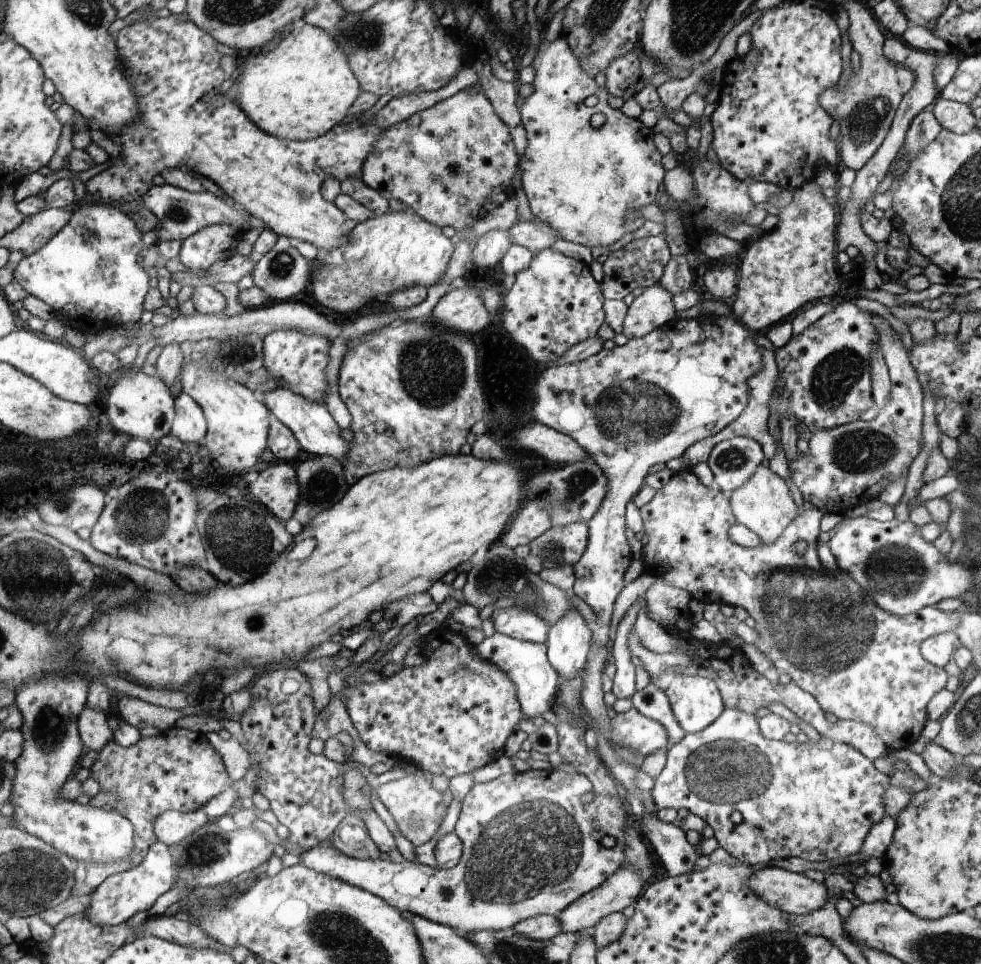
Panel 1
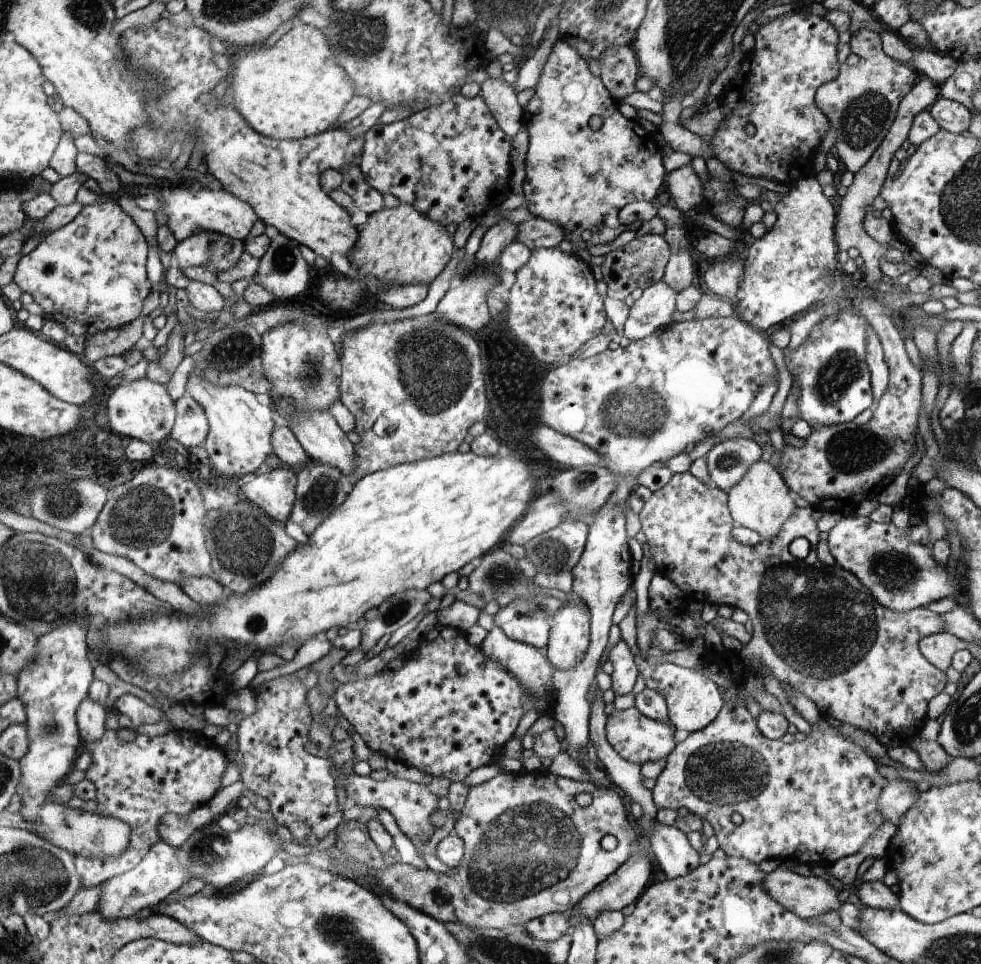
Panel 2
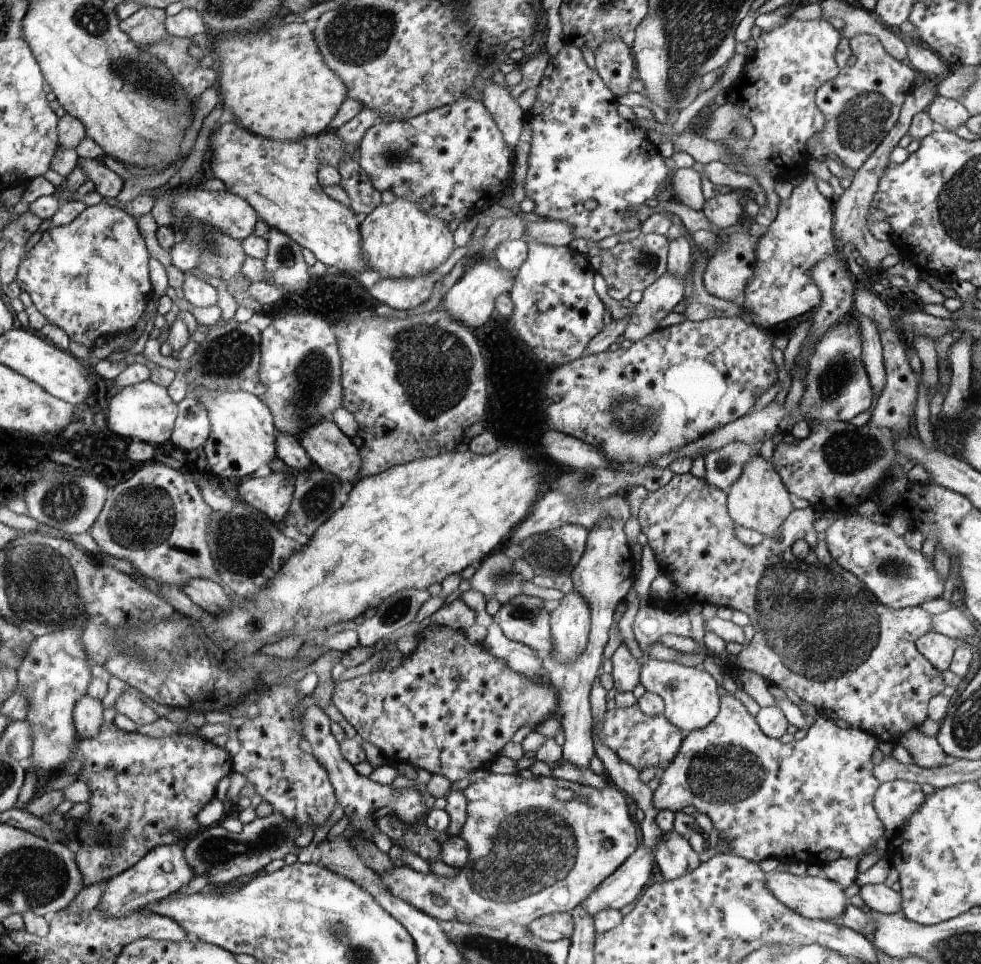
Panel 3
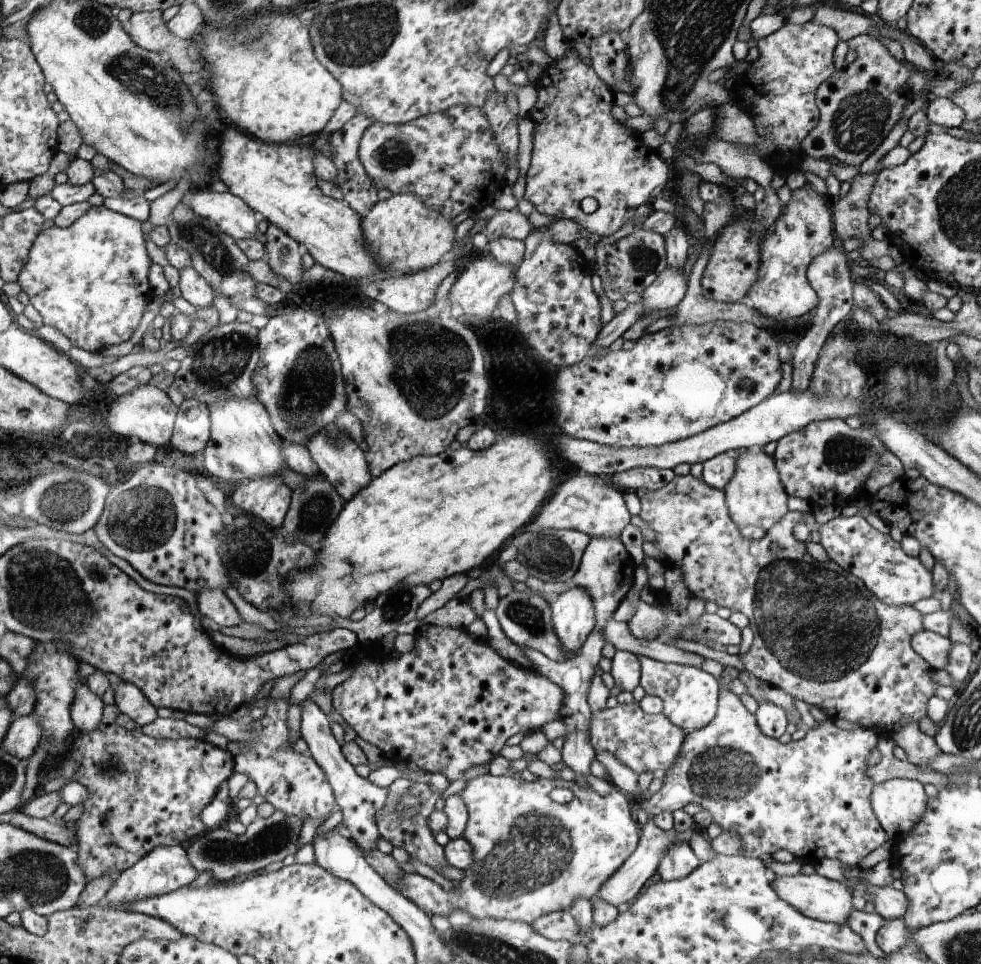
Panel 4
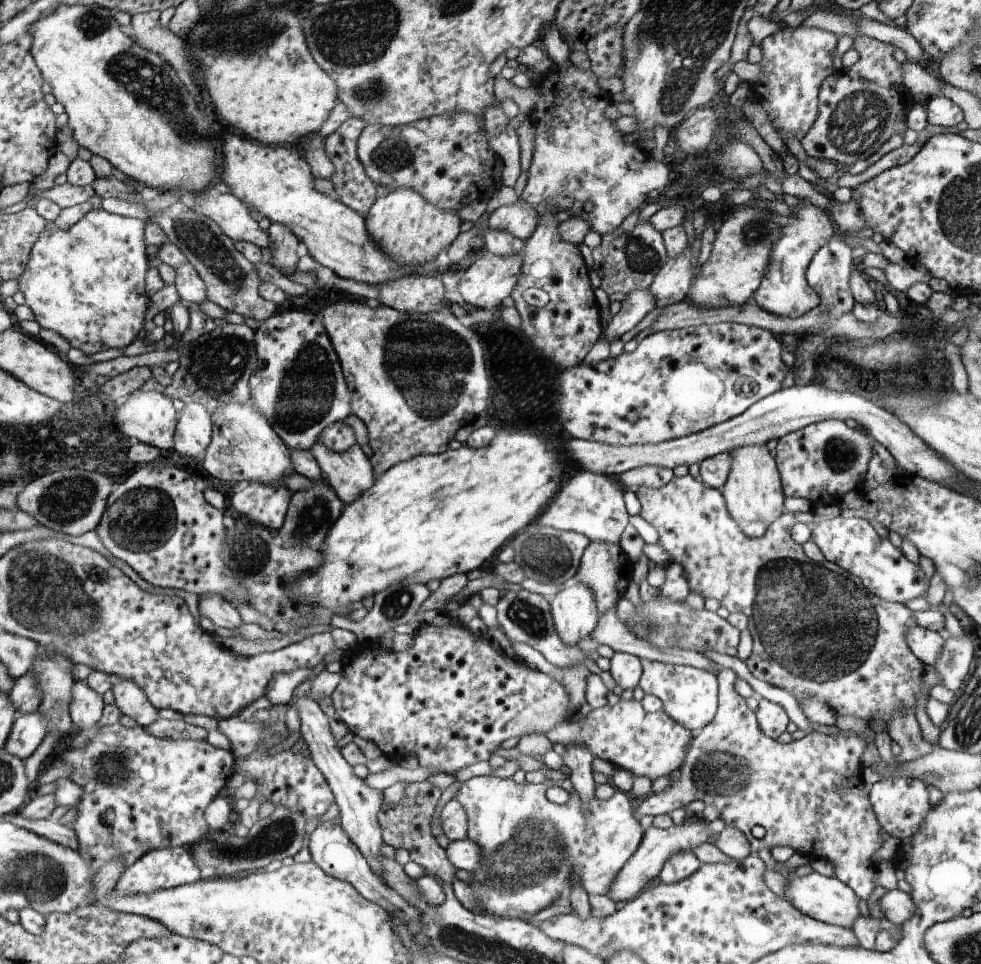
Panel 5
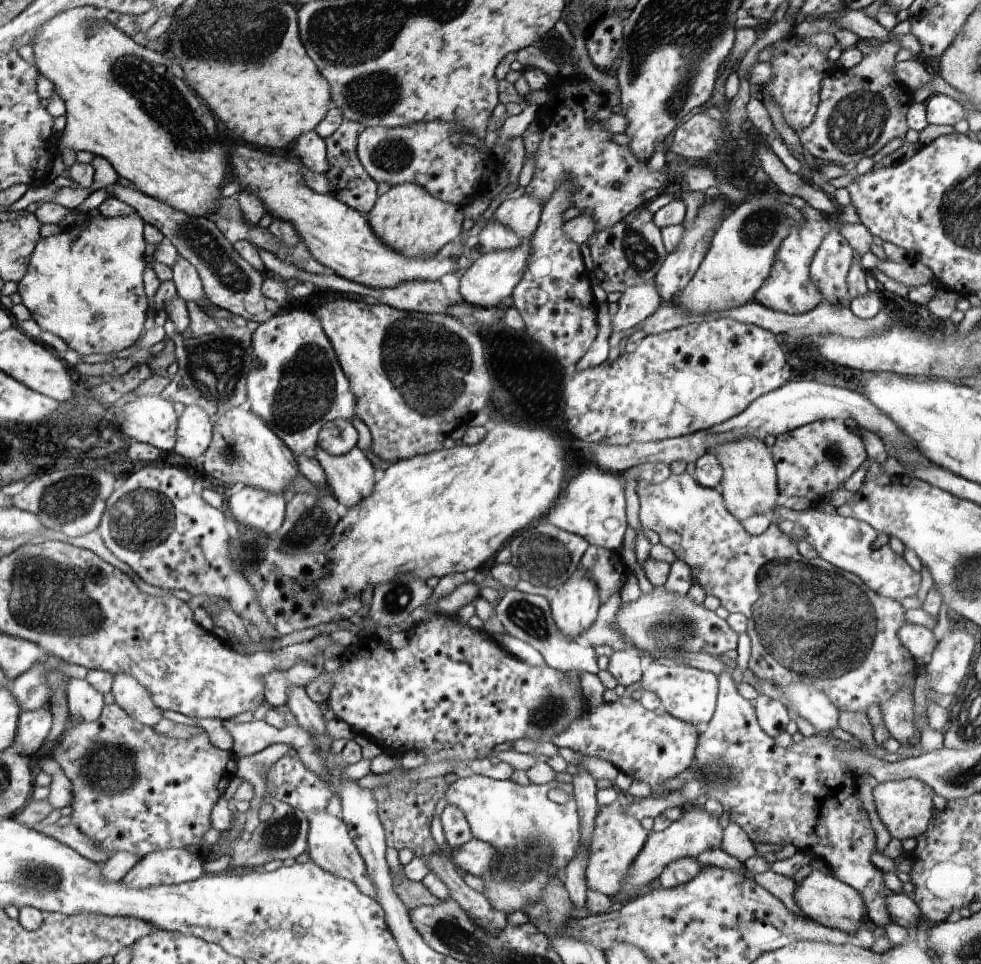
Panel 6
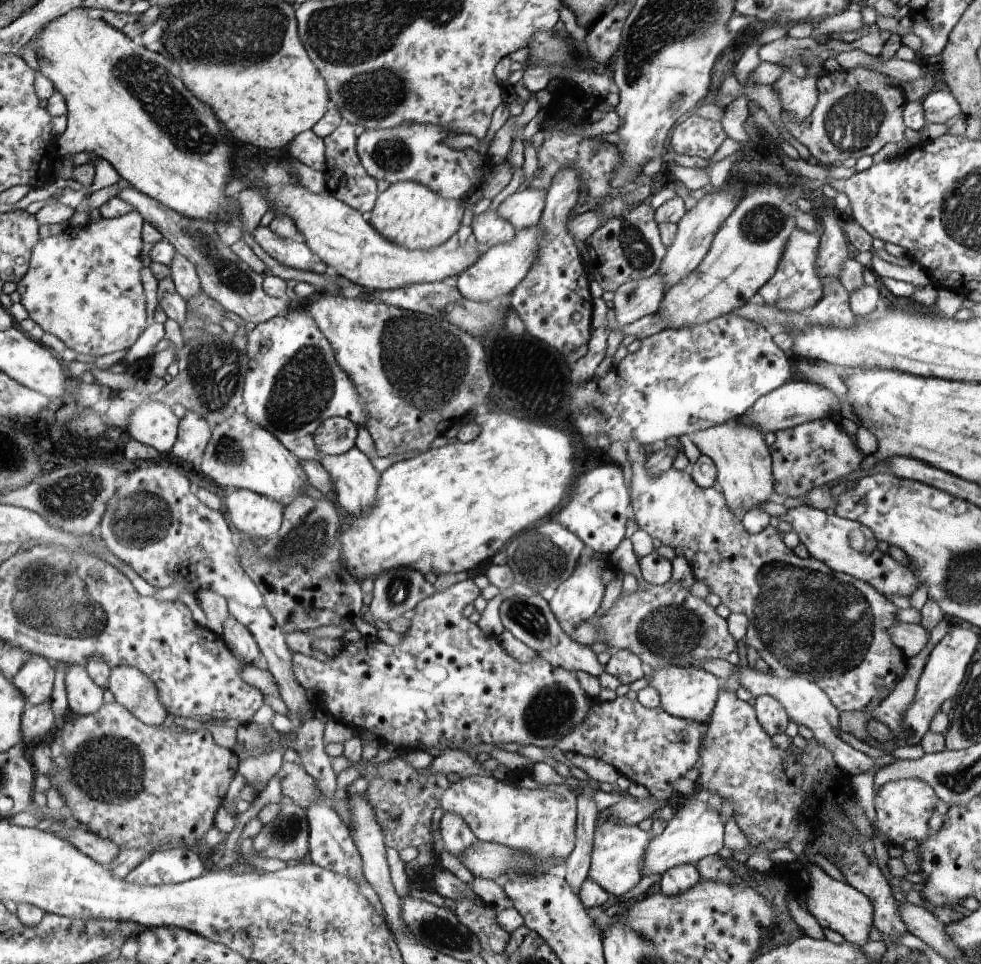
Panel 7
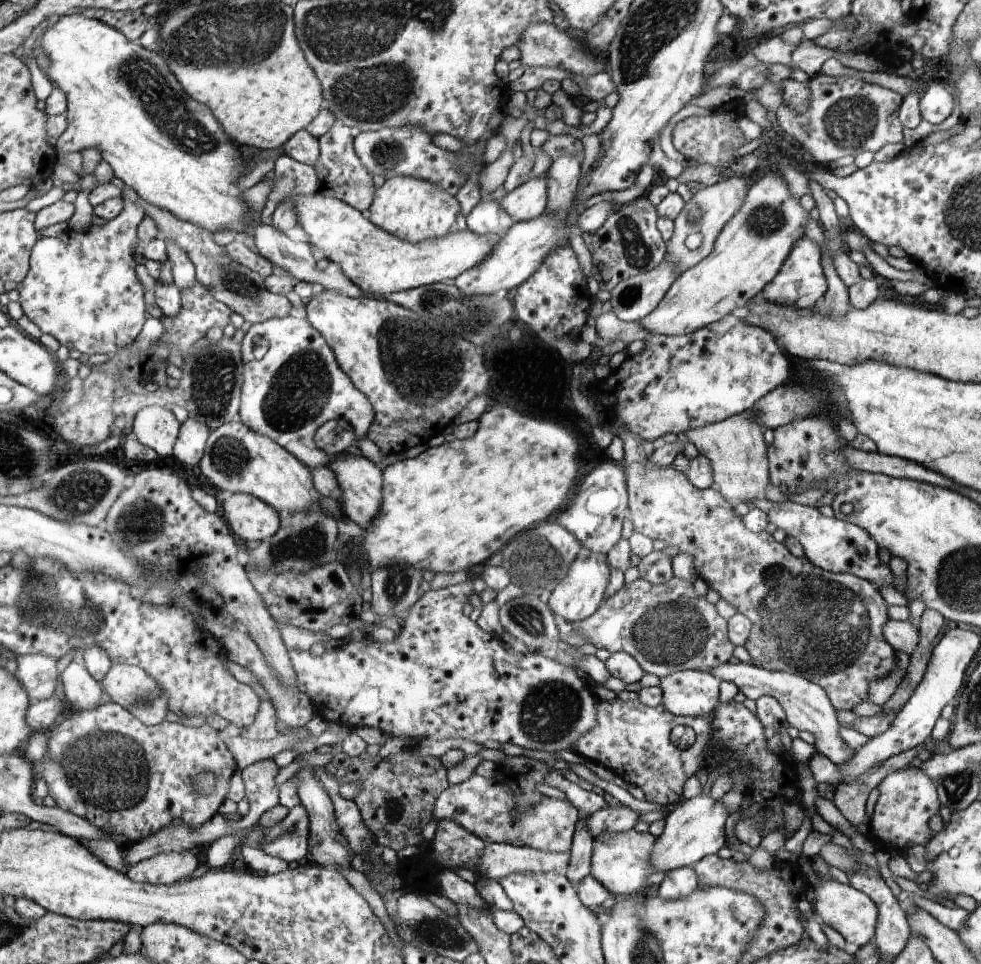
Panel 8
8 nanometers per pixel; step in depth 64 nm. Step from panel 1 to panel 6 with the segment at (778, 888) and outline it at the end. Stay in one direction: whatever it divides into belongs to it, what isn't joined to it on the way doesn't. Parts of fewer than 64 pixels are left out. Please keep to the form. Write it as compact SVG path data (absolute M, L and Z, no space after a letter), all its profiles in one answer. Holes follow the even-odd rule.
M811 868L809 876L803 878L801 884L795 884L793 898L799 906L799 910L805 914L805 918L809 918L811 922L821 924L825 928L835 928L835 930L845 932L853 944L857 944L861 930L865 928L865 924L869 924L867 904L865 904L863 896L857 890L853 890L853 886L841 882L833 874L829 876L829 874L823 874L819 870Z

